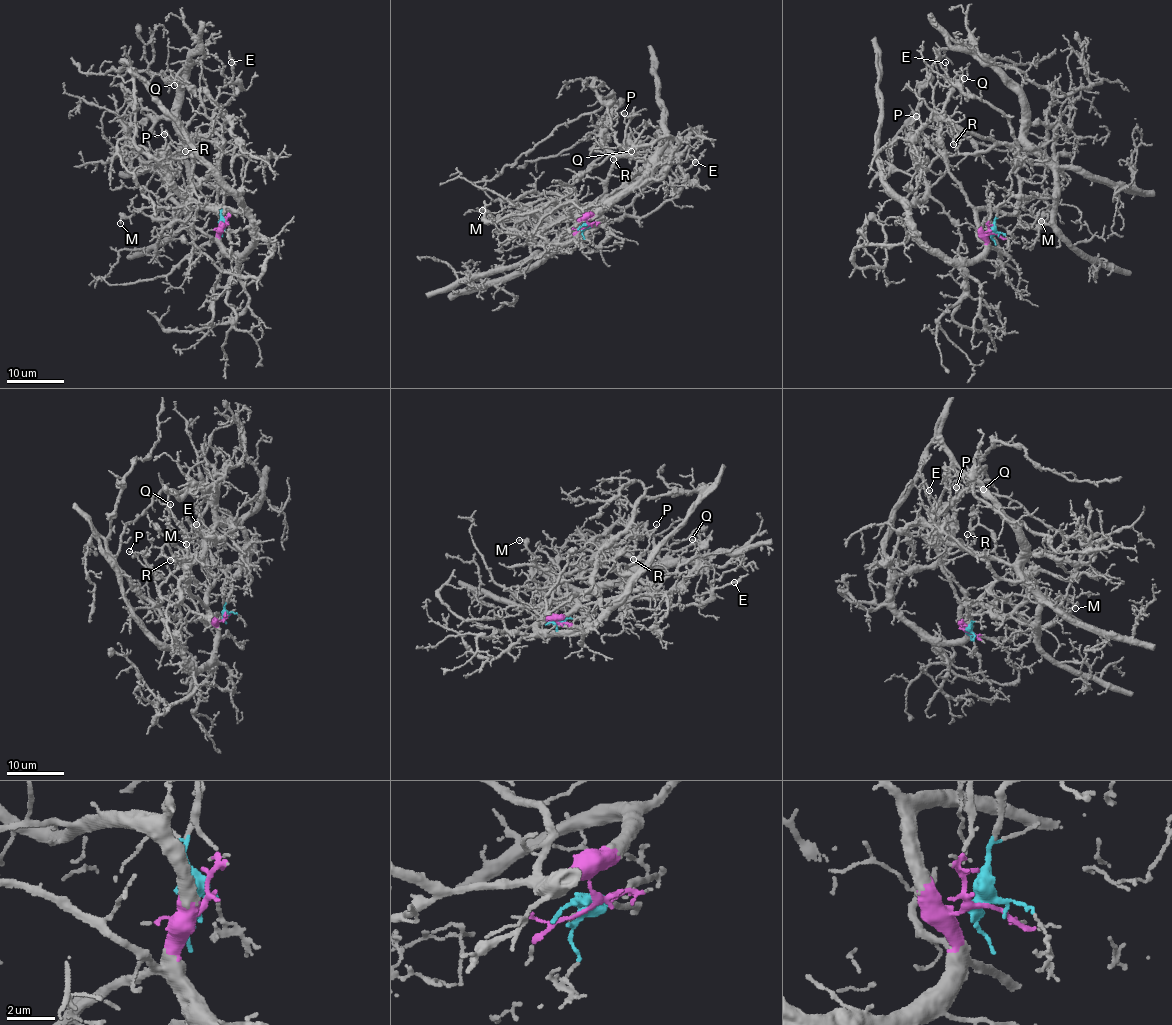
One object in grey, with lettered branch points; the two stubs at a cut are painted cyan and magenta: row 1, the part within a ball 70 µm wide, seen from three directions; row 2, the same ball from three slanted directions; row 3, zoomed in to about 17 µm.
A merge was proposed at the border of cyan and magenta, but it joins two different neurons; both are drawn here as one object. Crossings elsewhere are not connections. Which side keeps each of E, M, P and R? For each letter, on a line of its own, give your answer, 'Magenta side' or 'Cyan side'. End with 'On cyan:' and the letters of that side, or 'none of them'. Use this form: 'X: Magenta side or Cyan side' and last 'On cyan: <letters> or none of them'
E: Cyan side
M: Cyan side
P: Cyan side
R: Cyan side
On cyan: E, M, P, R

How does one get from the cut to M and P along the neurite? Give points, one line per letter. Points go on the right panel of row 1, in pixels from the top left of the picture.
M: (992, 233), (997, 205), (1012, 196), (1051, 198), (1051, 224), (1038, 226), (1048, 218), (1048, 211), (1041, 221)
P: (992, 233), (997, 205), (1012, 196), (1051, 197), (1052, 170), (1020, 143), (937, 153), (916, 117)

